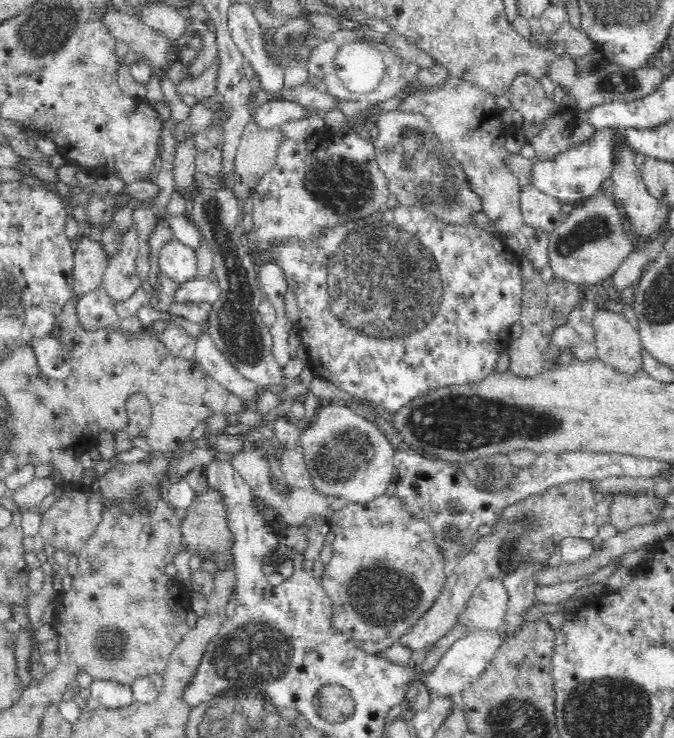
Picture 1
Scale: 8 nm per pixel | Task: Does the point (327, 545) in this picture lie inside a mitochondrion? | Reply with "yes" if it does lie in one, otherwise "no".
no

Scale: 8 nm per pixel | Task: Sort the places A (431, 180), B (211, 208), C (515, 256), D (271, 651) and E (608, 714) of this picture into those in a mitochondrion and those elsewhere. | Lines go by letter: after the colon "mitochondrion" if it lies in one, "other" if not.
A: mitochondrion
B: mitochondrion
C: other
D: mitochondrion
E: mitochondrion

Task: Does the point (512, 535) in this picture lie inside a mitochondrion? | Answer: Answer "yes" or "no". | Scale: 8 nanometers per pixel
yes

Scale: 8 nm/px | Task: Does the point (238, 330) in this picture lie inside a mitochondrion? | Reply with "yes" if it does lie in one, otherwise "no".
yes

